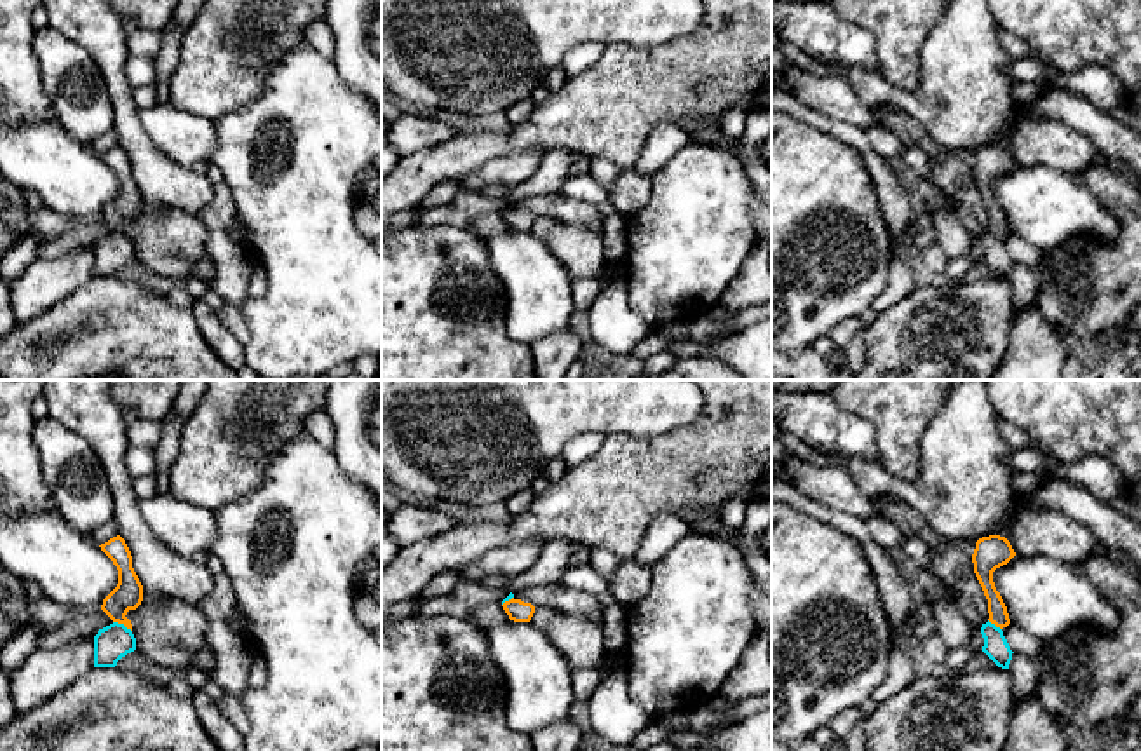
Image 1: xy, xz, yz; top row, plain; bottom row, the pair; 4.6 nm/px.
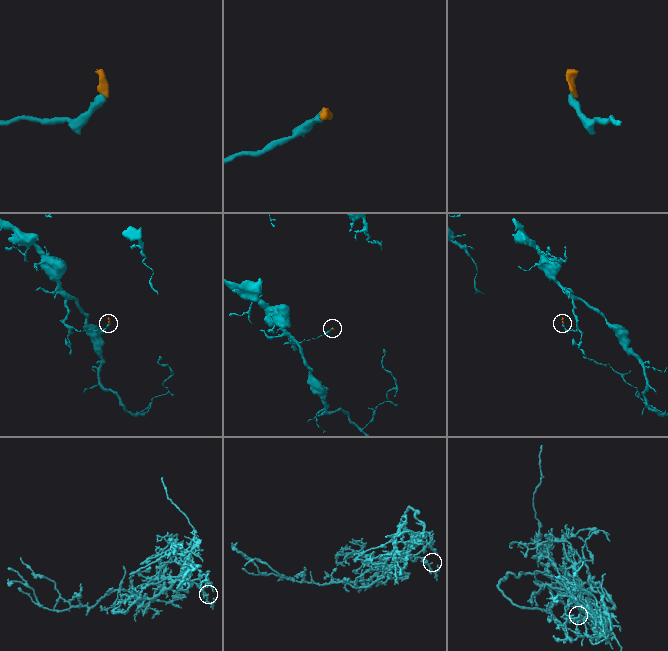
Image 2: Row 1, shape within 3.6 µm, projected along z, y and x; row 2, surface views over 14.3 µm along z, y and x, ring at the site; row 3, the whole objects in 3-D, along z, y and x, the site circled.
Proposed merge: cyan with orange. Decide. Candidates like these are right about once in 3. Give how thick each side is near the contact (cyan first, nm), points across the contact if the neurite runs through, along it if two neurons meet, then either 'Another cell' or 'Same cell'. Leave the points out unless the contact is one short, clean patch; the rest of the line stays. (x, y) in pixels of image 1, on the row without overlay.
Thickness 160 nm (cyan) against 140 nm. Boundary: xy (114, 230), (131, 241). Another cell

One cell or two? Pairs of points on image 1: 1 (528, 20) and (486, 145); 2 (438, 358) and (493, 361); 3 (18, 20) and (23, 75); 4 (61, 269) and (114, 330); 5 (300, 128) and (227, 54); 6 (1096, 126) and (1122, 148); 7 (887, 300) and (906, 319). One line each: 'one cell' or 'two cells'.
1: two cells
2: one cell
3: one cell
4: two cells
5: two cells
6: one cell
7: two cells

